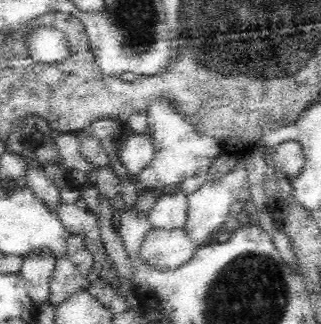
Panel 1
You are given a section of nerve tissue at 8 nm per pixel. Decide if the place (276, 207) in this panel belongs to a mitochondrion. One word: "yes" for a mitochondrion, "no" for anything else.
no

